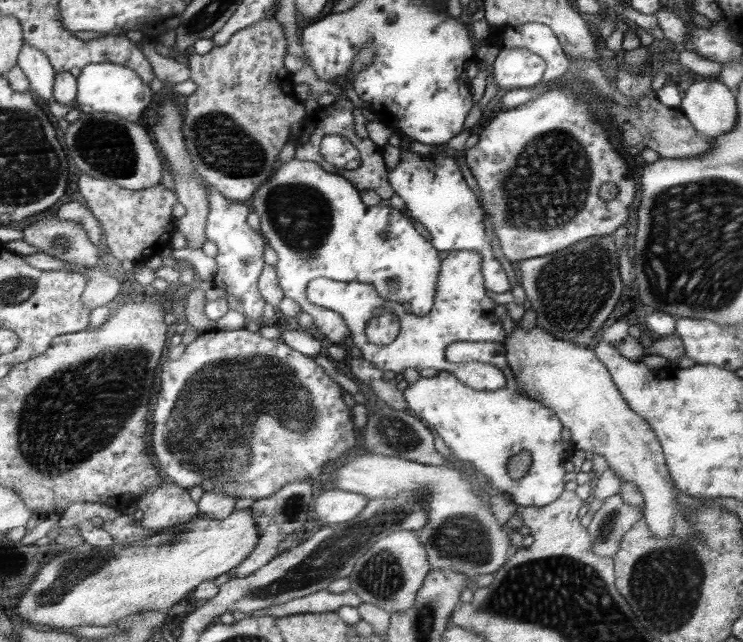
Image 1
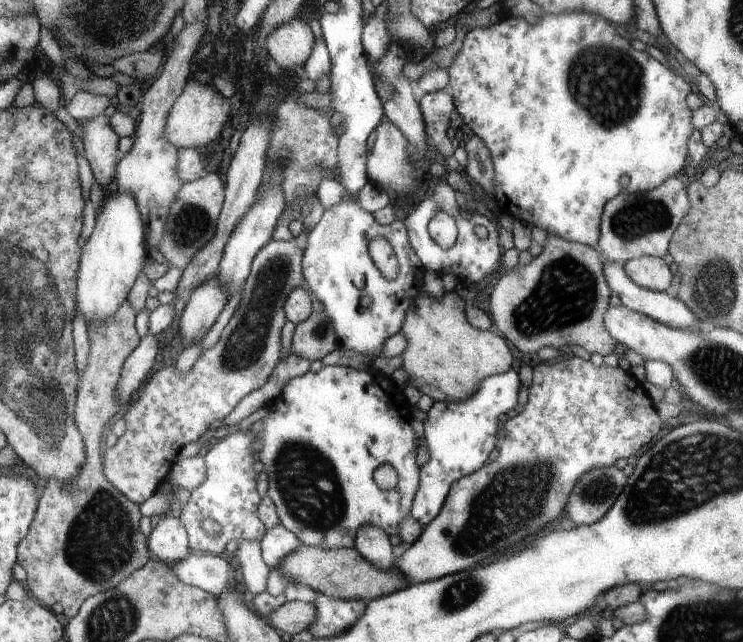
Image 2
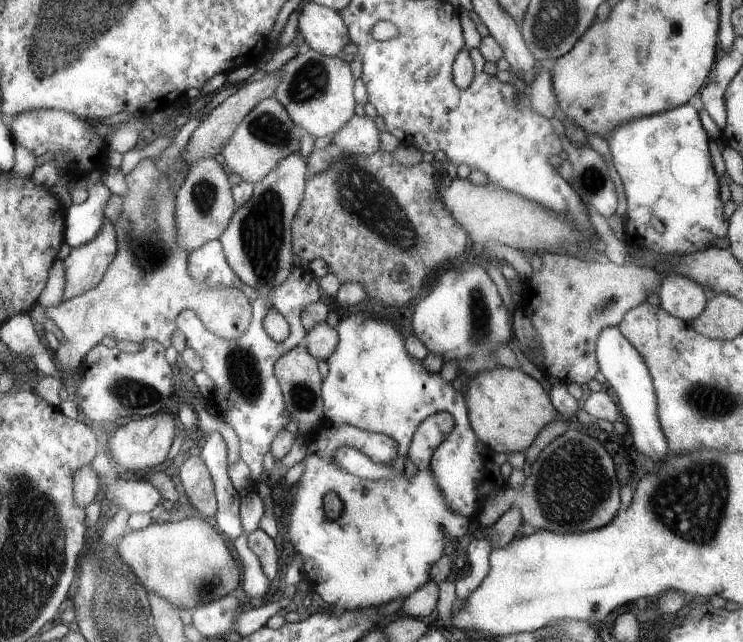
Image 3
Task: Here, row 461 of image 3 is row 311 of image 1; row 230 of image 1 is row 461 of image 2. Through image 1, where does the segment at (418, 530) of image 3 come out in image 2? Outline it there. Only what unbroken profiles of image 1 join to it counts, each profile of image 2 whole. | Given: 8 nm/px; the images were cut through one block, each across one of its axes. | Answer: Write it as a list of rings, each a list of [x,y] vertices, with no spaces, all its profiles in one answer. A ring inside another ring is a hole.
[[[337,365],[323,366],[318,372],[305,372],[303,375],[291,378],[281,387],[280,394],[271,405],[267,406],[269,410],[267,416],[261,419],[259,431],[256,434],[256,440],[261,442],[261,450],[256,452],[256,460],[261,461],[263,471],[268,479],[266,496],[273,502],[278,517],[278,522],[287,528],[299,541],[301,545],[309,547],[318,547],[321,549],[343,549],[354,547],[354,539],[357,536],[358,529],[363,525],[374,525],[377,529],[383,530],[388,537],[398,535],[398,525],[404,517],[410,512],[411,498],[417,490],[417,436],[413,428],[409,426],[411,408],[407,401],[402,397],[397,386],[389,377],[380,372],[369,372],[363,369],[351,369],[350,367],[340,367]],[[380,465],[389,465],[397,473],[398,482],[391,490],[379,490],[372,480],[374,470]]]

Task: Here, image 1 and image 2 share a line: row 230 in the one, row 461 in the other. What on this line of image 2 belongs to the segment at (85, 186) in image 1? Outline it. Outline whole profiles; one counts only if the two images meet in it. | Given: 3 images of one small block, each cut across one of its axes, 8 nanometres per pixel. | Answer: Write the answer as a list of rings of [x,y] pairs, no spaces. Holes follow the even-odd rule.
[[[319,202],[306,206],[300,218],[303,229],[298,236],[287,242],[271,240],[253,256],[235,312],[231,314],[229,322],[223,326],[217,342],[209,350],[200,354],[187,374],[180,375],[168,360],[164,361],[164,368],[156,372],[145,388],[139,391],[138,400],[130,403],[129,410],[122,418],[125,422],[125,432],[117,438],[113,447],[105,451],[104,472],[115,488],[133,504],[142,504],[150,499],[155,488],[165,478],[177,450],[183,444],[196,441],[208,430],[210,423],[214,420],[221,421],[225,416],[230,415],[247,395],[263,387],[270,380],[270,375],[282,357],[280,331],[286,322],[286,300],[296,287],[300,287],[301,280],[305,278],[305,274],[302,273],[302,255],[306,246],[306,236],[321,220],[323,212],[324,209]]]

